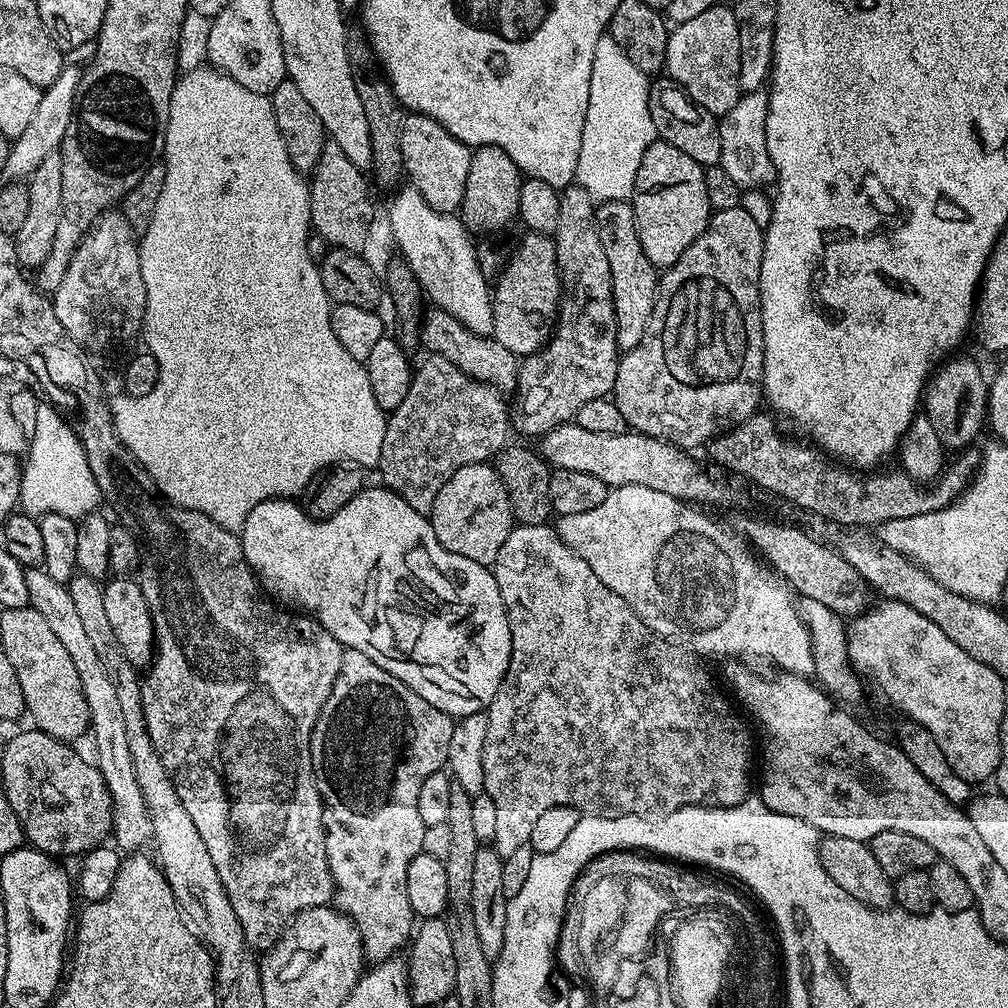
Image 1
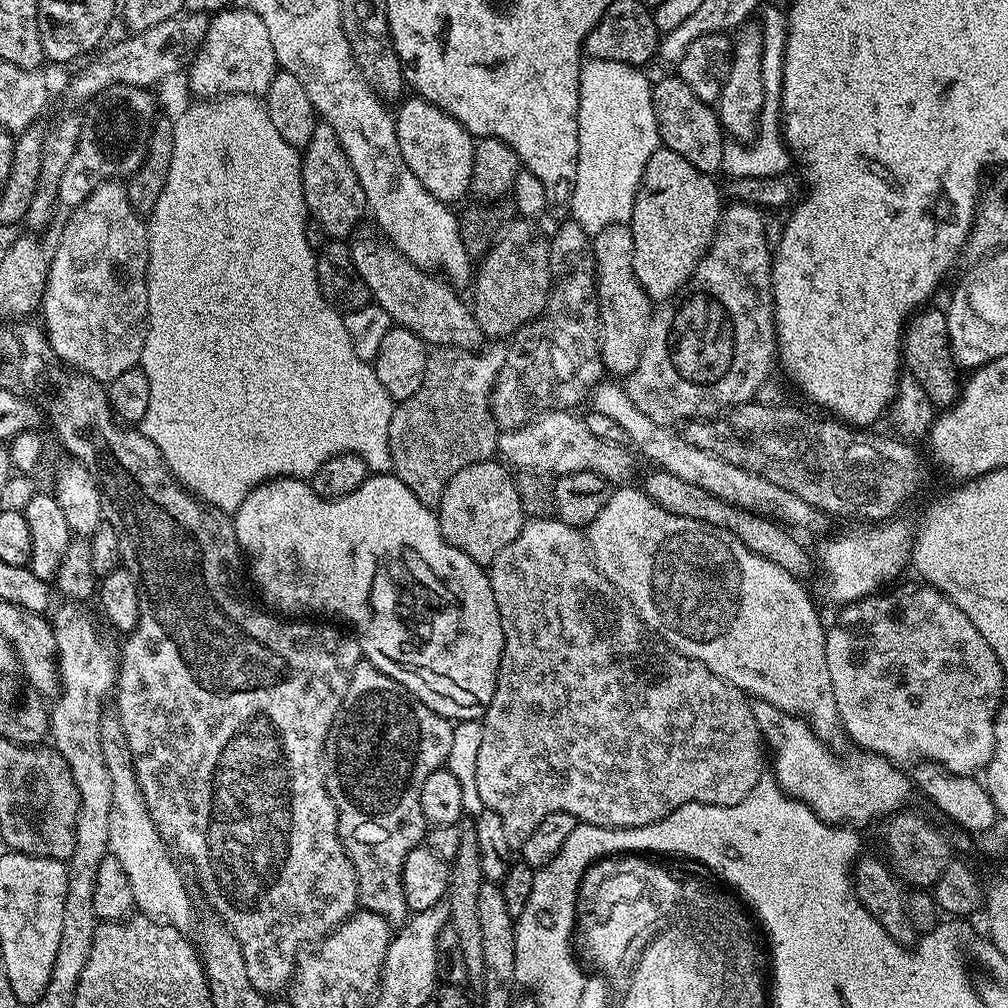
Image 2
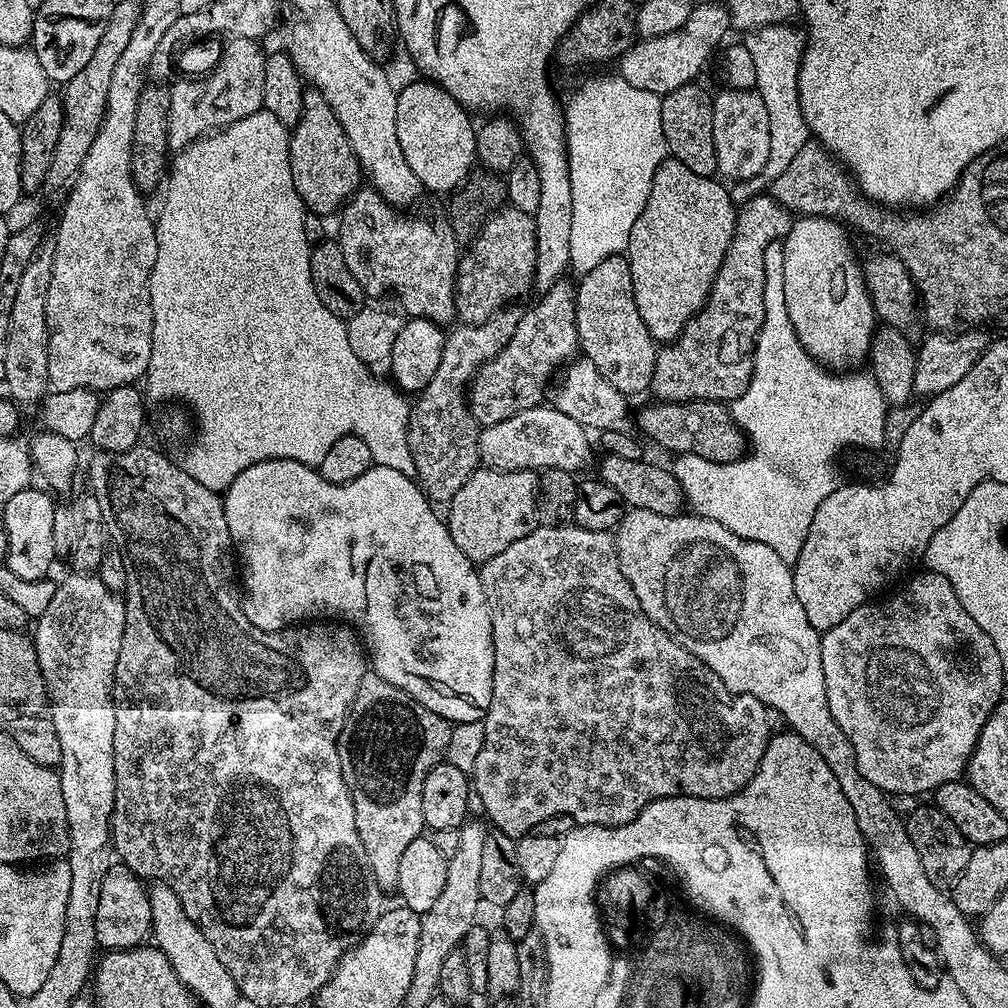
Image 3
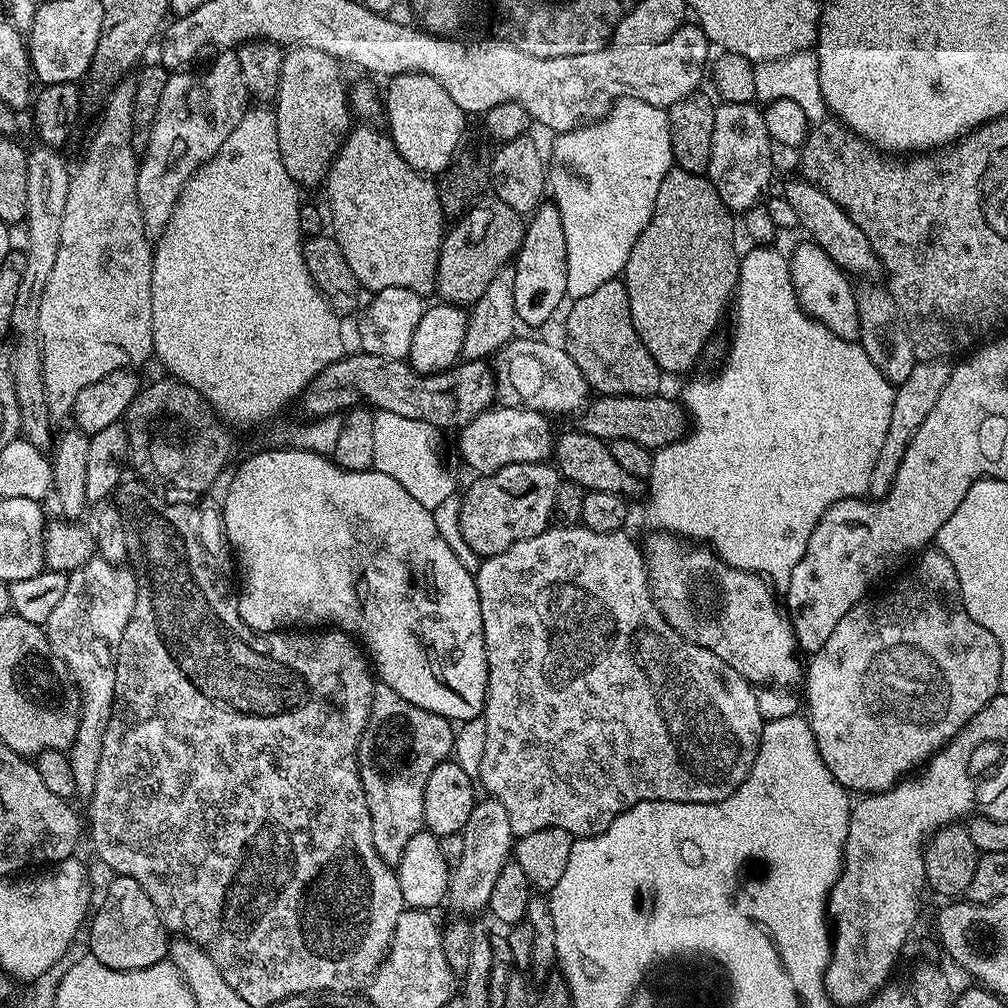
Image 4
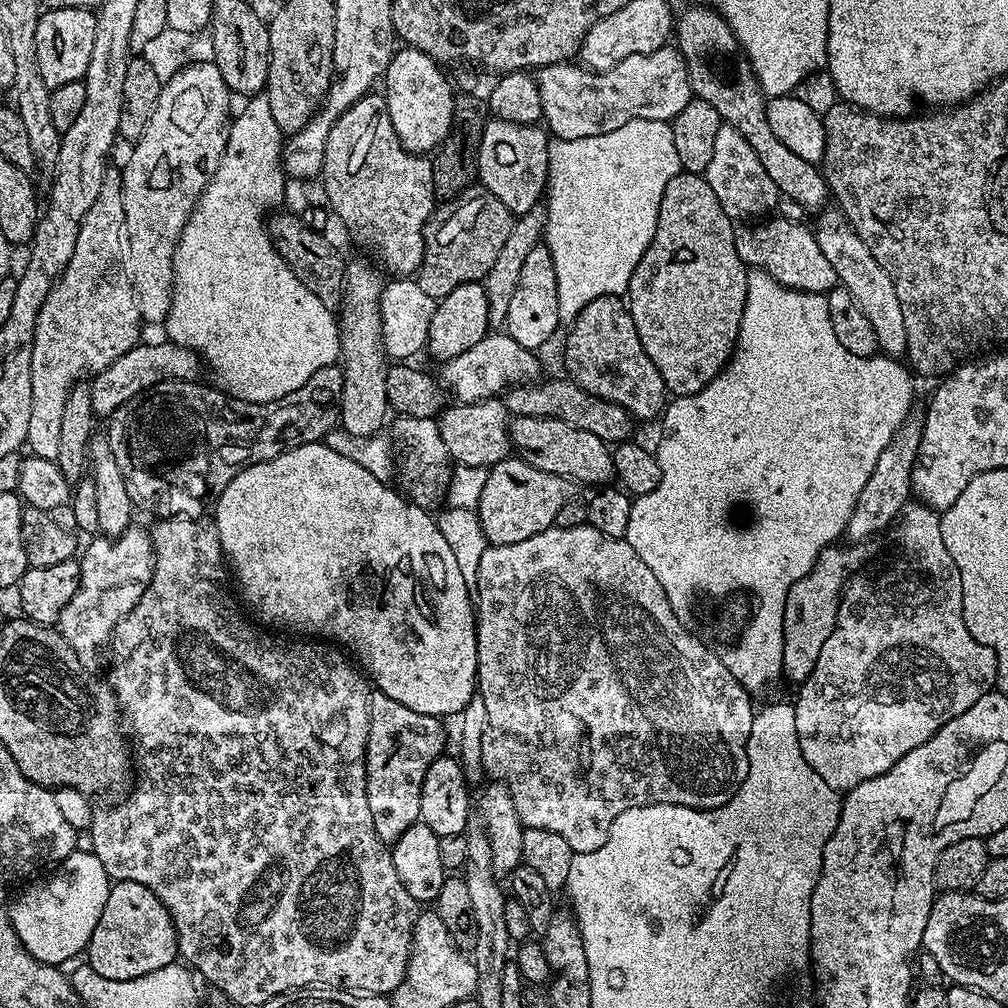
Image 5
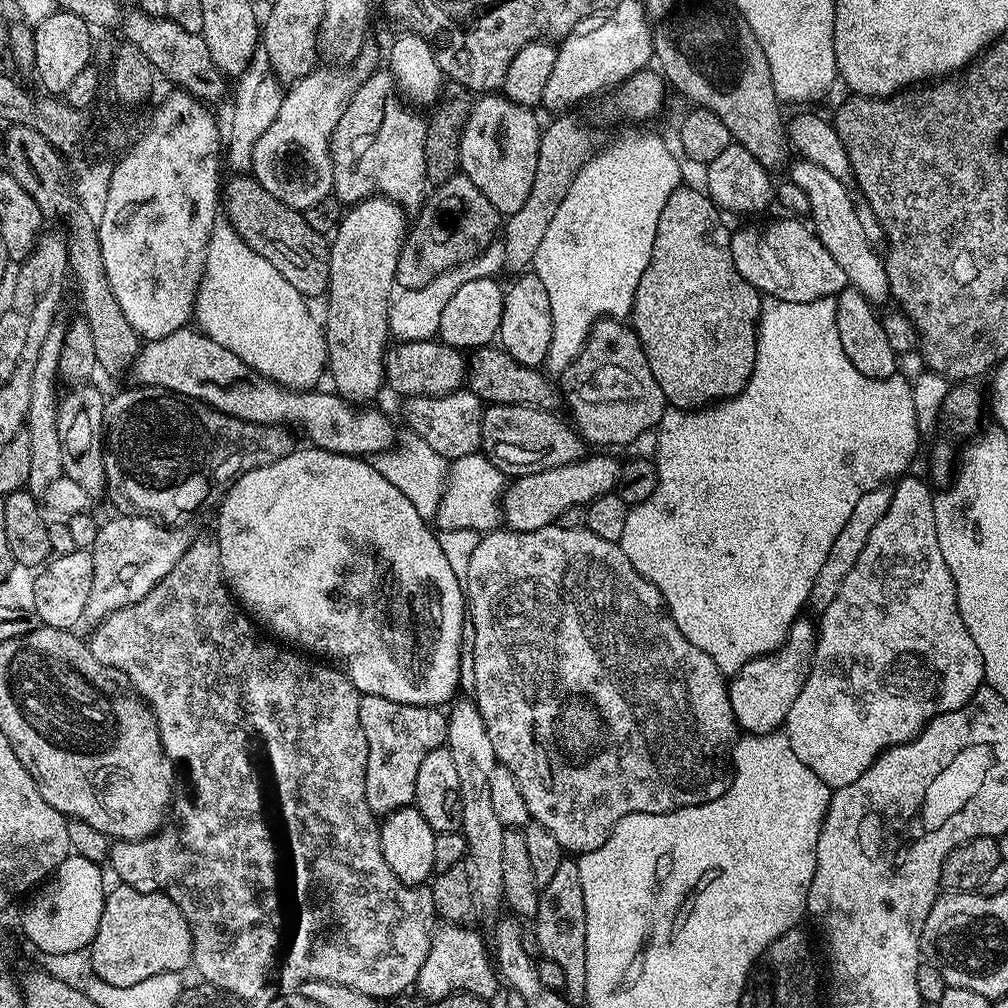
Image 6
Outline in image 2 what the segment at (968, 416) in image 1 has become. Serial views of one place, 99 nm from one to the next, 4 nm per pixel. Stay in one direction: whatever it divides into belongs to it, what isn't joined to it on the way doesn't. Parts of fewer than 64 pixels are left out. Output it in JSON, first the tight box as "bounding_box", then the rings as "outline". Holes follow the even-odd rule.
{"bounding_box":[902,306,961,409],"outline":[[[925,306],[907,321],[902,341],[902,360],[907,371],[926,390],[930,402],[937,409],[952,407],[960,394],[961,381],[956,381],[958,365],[952,358],[952,349],[948,346],[948,318],[943,311],[933,306]]]}

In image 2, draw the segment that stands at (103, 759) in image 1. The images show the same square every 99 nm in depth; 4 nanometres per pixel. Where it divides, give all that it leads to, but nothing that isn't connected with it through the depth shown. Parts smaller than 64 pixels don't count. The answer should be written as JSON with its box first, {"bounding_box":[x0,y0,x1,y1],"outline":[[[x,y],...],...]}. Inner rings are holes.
{"bounding_box":[100,714,192,933],"outline":[[[106,714],[101,718],[100,741],[112,791],[109,853],[118,858],[118,862],[122,862],[126,878],[130,878],[135,907],[150,919],[187,933],[192,924],[192,898],[184,885],[184,876],[180,873],[179,866],[172,861],[173,853],[169,845],[160,837],[160,831],[148,817],[148,807],[142,798],[138,778],[134,774],[132,755],[126,746],[126,734],[122,730],[122,722],[115,715]]]}

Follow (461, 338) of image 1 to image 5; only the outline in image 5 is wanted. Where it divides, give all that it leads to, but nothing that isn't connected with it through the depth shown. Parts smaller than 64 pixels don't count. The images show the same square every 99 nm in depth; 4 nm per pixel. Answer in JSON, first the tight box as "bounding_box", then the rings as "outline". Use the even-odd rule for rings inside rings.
{"bounding_box":[324,94,438,278],"outline":[[[369,94],[343,112],[326,138],[324,151],[324,196],[327,207],[356,235],[360,244],[369,244],[380,259],[379,267],[396,278],[408,278],[419,272],[424,257],[424,241],[432,207],[438,203],[432,177],[432,161],[427,155],[408,152],[402,146],[390,122],[383,95]]]}

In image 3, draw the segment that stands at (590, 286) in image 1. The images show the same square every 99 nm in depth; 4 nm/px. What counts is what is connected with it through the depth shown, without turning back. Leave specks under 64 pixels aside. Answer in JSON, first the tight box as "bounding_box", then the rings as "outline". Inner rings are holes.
{"bounding_box":[468,278,580,426],"outline":[[[561,278],[540,301],[521,315],[514,330],[514,338],[492,360],[476,371],[468,385],[468,408],[481,426],[502,422],[522,410],[530,410],[541,403],[544,387],[556,367],[567,365],[577,355],[580,339],[576,325],[576,293],[567,279]]]}

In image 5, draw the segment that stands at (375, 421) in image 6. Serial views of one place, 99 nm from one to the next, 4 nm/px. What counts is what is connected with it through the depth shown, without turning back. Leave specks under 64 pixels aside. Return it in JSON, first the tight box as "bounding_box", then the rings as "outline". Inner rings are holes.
{"bounding_box":[91,342,202,418],"outline":[[[141,342],[130,349],[118,362],[106,366],[106,370],[96,373],[91,381],[92,410],[97,417],[111,418],[118,406],[128,404],[130,398],[142,394],[147,388],[163,380],[196,380],[199,377],[202,361],[197,353],[171,342],[164,344],[147,344]]]}

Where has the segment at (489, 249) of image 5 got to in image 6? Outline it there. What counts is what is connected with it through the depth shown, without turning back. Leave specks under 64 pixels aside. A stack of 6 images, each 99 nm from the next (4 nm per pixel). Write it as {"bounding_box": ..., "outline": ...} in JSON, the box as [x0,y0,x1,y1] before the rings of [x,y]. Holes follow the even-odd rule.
{"bounding_box":[396,174,501,289],"outline":[[[457,174],[444,184],[435,185],[434,192],[437,192],[437,196],[429,195],[425,199],[418,212],[420,217],[411,221],[404,237],[404,245],[400,251],[396,271],[396,283],[401,289],[424,288],[430,282],[434,282],[434,278],[438,278],[438,274],[451,268],[457,268],[467,260],[473,260],[483,248],[489,248],[493,244],[501,231],[500,212],[494,210],[494,206],[490,206],[490,198],[486,198],[486,194],[482,194],[482,190],[478,190],[478,186],[474,186],[474,182],[470,182],[470,178]]]}

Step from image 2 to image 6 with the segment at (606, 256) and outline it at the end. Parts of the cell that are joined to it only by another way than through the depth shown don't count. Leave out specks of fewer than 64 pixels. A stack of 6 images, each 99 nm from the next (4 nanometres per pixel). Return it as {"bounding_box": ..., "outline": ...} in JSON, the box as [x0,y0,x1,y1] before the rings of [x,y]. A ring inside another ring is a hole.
{"bounding_box":[558,318,666,445],"outline":[[[620,318],[597,320],[595,326],[588,332],[578,358],[570,366],[566,366],[559,380],[558,388],[562,393],[563,403],[565,400],[569,410],[572,411],[571,423],[589,445],[628,444],[631,440],[646,435],[648,431],[651,433],[659,425],[666,407],[662,386],[658,386],[650,370],[650,362],[642,350],[642,342],[636,337],[636,331]]]}

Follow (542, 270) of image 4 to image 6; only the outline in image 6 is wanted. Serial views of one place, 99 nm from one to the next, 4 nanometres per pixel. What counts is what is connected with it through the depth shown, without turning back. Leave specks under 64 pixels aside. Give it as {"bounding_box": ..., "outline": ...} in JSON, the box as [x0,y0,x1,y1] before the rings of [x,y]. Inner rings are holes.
{"bounding_box":[498,270,552,369],"outline":[[[528,270],[515,277],[516,284],[507,285],[504,293],[504,305],[502,306],[502,322],[498,333],[499,347],[527,368],[539,369],[548,359],[550,350],[550,338],[552,337],[552,319],[550,318],[550,298],[546,295],[546,286],[542,286],[542,278],[538,278],[536,273]]]}

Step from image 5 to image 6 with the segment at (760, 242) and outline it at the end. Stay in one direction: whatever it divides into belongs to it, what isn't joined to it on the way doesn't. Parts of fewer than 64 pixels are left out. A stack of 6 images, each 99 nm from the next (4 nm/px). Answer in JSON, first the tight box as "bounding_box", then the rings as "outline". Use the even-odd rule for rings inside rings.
{"bounding_box":[730,216,849,302],"outline":[[[792,216],[735,229],[730,252],[742,278],[771,299],[812,302],[824,297],[834,298],[849,287],[842,266],[831,257],[816,233],[805,221]]]}

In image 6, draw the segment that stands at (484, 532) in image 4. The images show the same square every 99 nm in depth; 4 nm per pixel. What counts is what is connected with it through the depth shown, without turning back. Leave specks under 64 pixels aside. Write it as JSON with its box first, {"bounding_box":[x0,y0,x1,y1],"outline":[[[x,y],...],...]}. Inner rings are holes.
{"bounding_box":[503,454,621,532],"outline":[[[588,454],[582,460],[575,460],[573,464],[563,464],[529,476],[517,476],[505,487],[503,493],[503,523],[514,532],[529,532],[555,525],[562,510],[570,510],[570,506],[579,504],[586,506],[602,494],[615,492],[621,467],[621,461],[616,461],[612,456]]]}

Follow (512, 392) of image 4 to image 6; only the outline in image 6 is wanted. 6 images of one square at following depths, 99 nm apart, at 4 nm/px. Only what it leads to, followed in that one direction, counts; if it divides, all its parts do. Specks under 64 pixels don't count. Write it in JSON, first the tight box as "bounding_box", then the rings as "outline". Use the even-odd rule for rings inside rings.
{"bounding_box":[384,339,466,397],"outline":[[[439,339],[423,340],[422,342],[410,342],[402,340],[393,343],[384,354],[384,379],[387,387],[401,392],[401,397],[409,396],[445,396],[448,392],[455,392],[466,380],[466,356],[463,351],[452,348]]]}

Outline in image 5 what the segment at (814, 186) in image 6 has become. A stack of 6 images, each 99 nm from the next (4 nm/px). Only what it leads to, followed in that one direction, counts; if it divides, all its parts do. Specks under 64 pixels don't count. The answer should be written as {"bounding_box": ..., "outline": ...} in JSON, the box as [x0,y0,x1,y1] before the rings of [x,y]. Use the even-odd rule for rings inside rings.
{"bounding_box":[814,210,908,358],"outline":[[[839,210],[823,211],[820,221],[814,225],[814,233],[819,249],[834,268],[839,287],[846,289],[848,297],[855,302],[874,330],[877,349],[883,355],[900,358],[908,351],[906,346],[906,321],[902,319],[902,306],[898,302],[898,294],[894,294],[894,282],[890,282],[890,274],[878,266],[874,254],[870,254],[866,242],[858,238],[858,234],[850,226],[843,212]]]}

